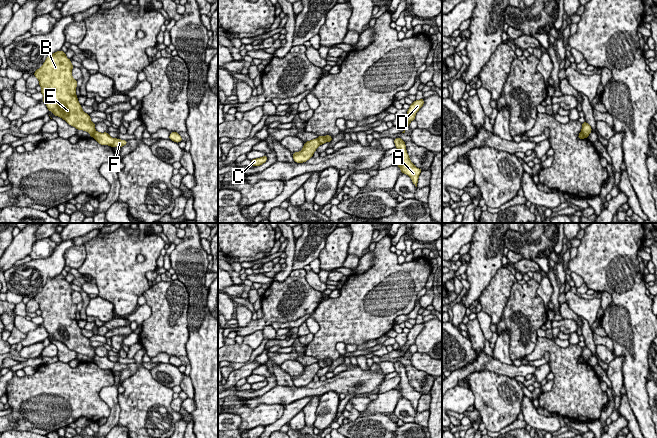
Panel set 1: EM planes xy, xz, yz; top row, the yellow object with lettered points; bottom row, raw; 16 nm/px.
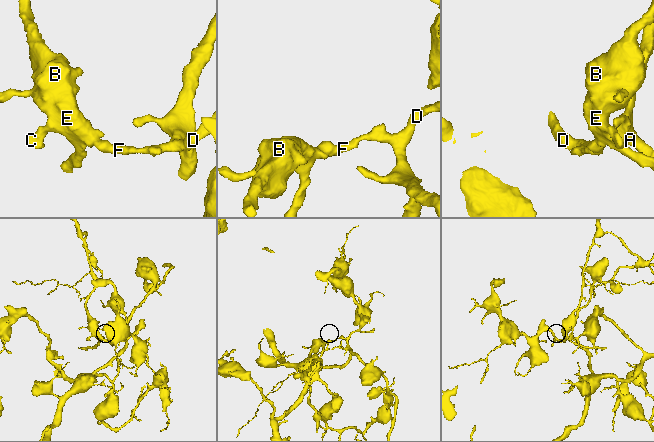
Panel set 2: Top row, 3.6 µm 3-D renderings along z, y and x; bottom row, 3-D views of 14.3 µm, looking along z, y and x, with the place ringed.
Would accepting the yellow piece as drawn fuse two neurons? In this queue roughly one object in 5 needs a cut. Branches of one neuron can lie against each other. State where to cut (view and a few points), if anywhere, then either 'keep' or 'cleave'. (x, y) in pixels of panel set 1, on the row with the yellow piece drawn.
cut in xy along (96, 131), (92, 136); cleave

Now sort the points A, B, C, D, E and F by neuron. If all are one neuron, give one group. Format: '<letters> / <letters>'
A D F / B C E

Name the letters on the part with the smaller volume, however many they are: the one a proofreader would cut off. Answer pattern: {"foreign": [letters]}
{"foreign": ["B", "C", "E"]}

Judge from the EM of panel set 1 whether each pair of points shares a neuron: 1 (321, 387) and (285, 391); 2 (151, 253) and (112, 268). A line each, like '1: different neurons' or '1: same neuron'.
1: same neuron
2: same neuron

